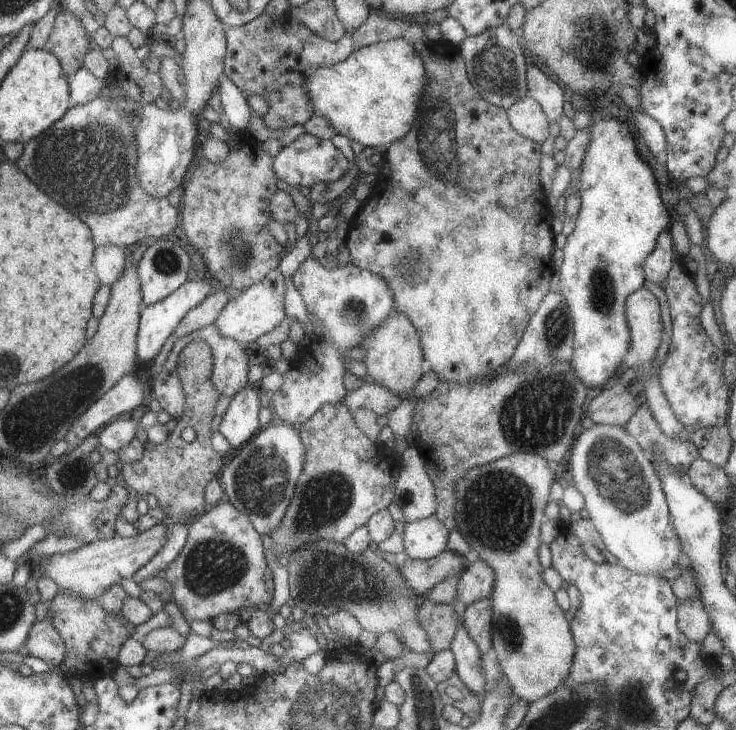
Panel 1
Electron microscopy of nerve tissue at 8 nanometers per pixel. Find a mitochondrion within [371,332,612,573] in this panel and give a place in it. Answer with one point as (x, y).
(498, 509)

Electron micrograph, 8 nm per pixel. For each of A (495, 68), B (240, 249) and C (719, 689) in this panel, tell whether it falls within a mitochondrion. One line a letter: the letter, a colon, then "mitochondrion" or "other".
A: mitochondrion
B: mitochondrion
C: other

